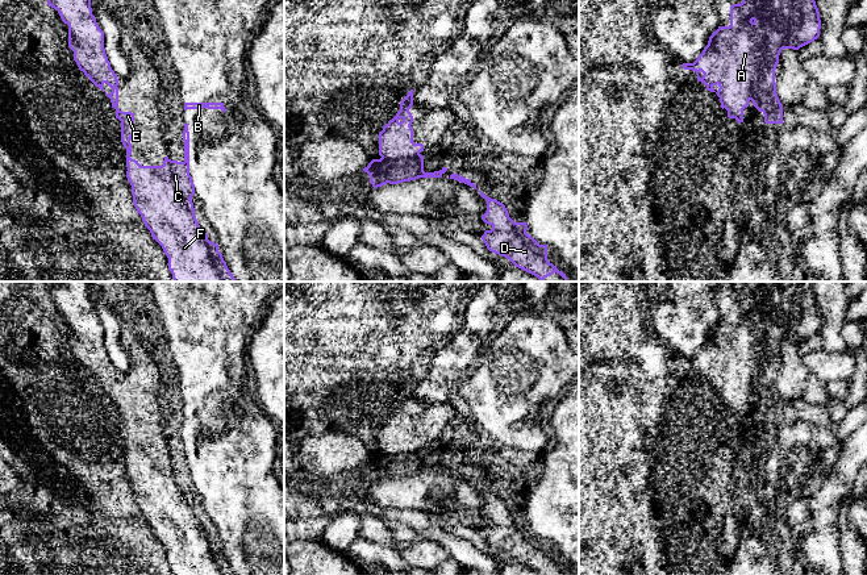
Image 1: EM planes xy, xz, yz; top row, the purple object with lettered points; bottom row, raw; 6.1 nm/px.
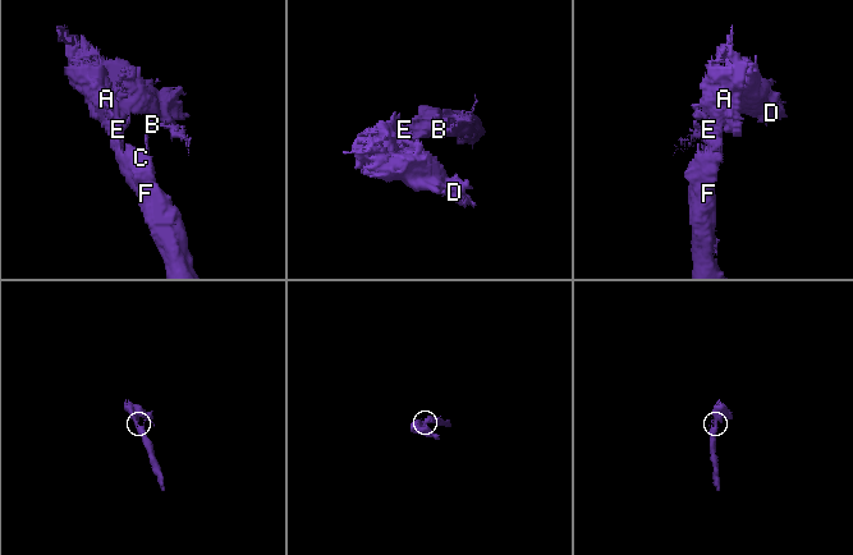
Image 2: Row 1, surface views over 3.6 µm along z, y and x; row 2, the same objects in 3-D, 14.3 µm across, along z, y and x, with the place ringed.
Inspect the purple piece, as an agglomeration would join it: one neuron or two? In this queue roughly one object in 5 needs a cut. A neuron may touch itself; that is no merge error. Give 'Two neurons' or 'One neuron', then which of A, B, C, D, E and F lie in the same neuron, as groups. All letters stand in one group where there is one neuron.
One neuron. Groups: A B C D E F

